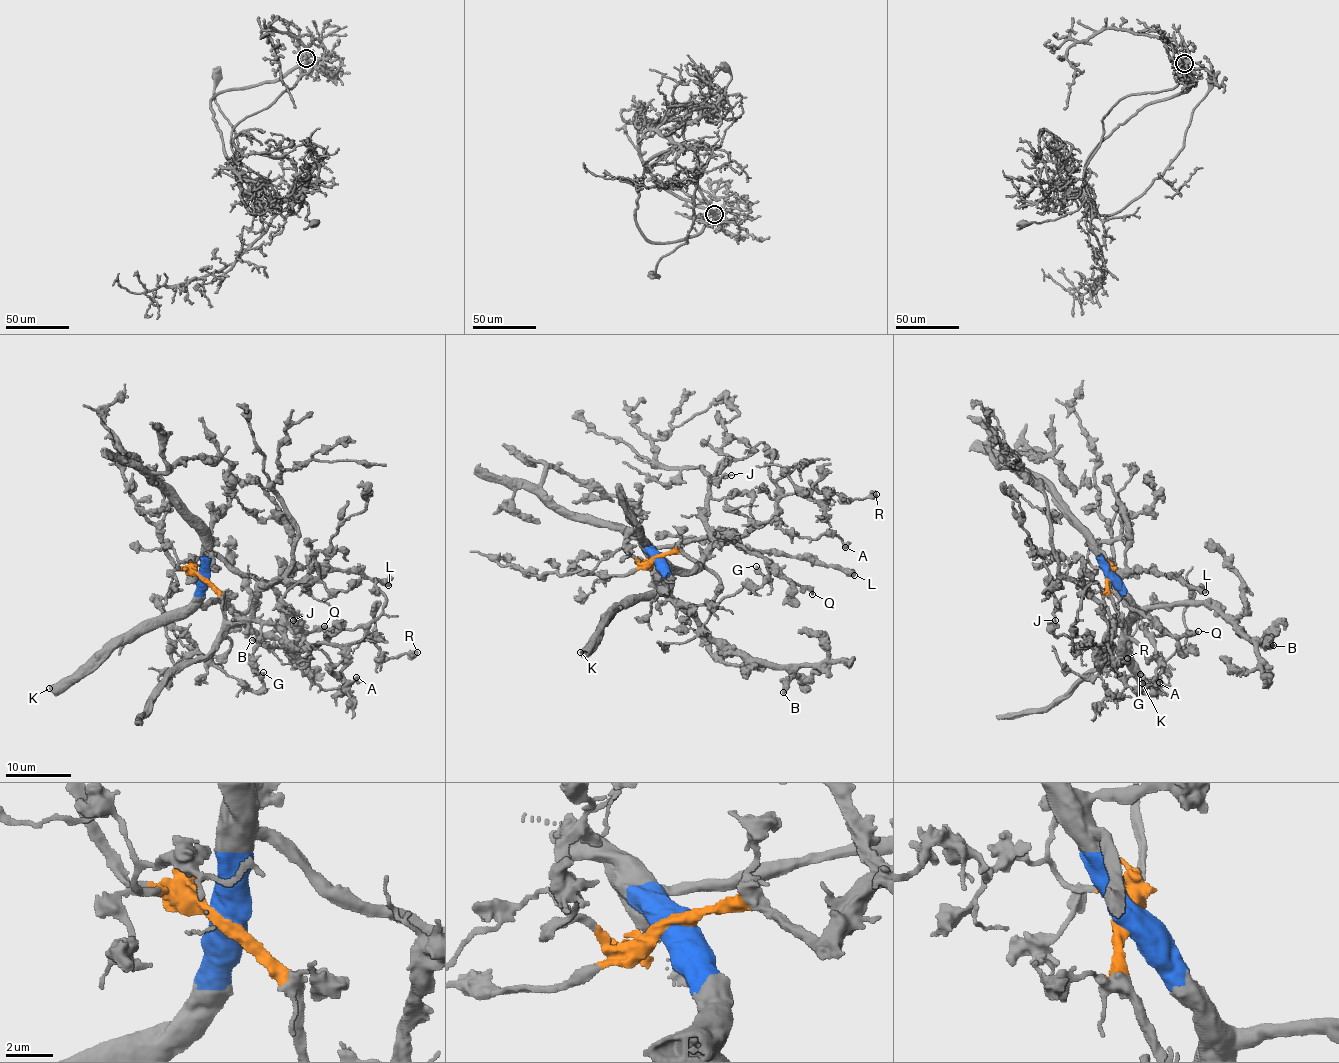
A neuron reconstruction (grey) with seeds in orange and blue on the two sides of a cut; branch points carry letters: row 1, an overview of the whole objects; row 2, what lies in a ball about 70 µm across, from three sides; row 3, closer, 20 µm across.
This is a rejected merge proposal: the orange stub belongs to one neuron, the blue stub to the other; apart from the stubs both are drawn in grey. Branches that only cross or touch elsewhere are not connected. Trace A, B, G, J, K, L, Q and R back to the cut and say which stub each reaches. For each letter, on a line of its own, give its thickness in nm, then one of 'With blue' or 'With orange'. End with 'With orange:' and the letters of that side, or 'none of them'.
A: Thickness 500 nm. With orange
B: Thickness 360 nm. With blue
G: Thickness 400 nm. With orange
J: Thickness 150 nm. With orange
K: Thickness 550 nm. With blue
L: Thickness 650 nm. With blue
Q: Thickness 360 nm. With blue
R: Thickness 440 nm. With orange
With orange: A, G, J, R

